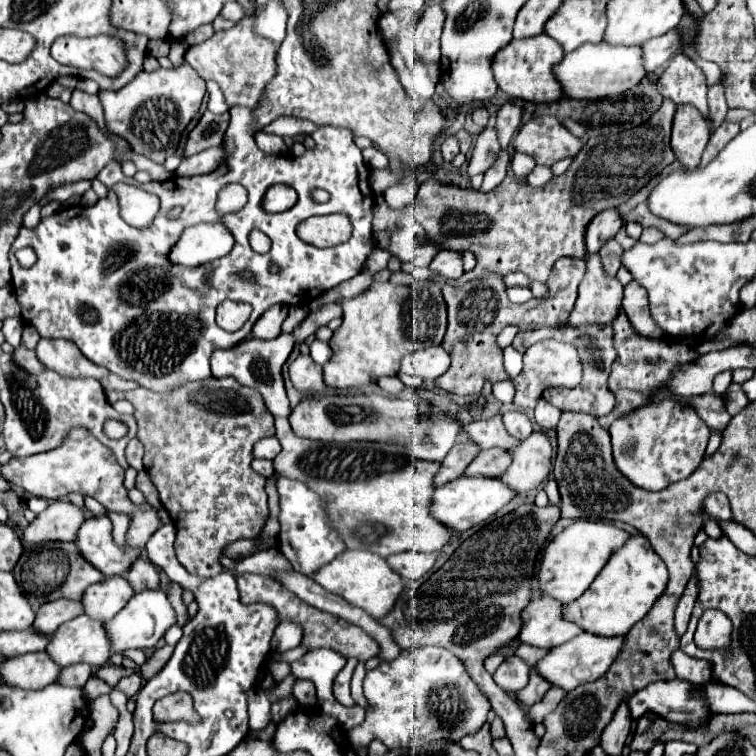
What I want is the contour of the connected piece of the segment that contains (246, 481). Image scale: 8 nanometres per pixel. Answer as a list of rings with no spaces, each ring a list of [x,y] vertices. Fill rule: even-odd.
[[[203,379],[201,383],[185,383],[169,393],[155,393],[145,387],[127,391],[127,401],[135,407],[135,419],[139,425],[137,437],[145,445],[145,469],[155,483],[161,503],[167,509],[177,529],[175,551],[179,563],[199,577],[211,577],[221,573],[219,557],[225,545],[237,539],[253,539],[269,517],[265,477],[251,469],[251,449],[255,441],[275,435],[273,415],[267,411],[259,391],[243,387],[231,379]],[[247,429],[247,433],[237,433]]]

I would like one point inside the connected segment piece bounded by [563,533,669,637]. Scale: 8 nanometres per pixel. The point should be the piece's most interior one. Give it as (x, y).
(625, 590)

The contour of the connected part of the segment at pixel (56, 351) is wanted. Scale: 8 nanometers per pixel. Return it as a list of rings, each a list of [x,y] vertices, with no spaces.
[[[41,339],[35,347],[35,353],[47,369],[63,377],[93,377],[101,381],[109,375],[107,369],[83,359],[77,345],[65,339]]]

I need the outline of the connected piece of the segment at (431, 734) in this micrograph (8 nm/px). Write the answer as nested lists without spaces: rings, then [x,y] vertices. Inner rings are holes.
[[[441,647],[405,649],[397,659],[381,663],[373,671],[367,671],[363,689],[367,697],[367,713],[365,721],[349,731],[349,739],[353,745],[369,745],[373,739],[379,739],[387,749],[425,747],[439,739],[459,743],[463,735],[475,735],[475,731],[483,727],[483,723],[487,721],[487,711],[491,709],[479,687],[471,683],[465,665],[459,663],[459,659],[451,651]]]

